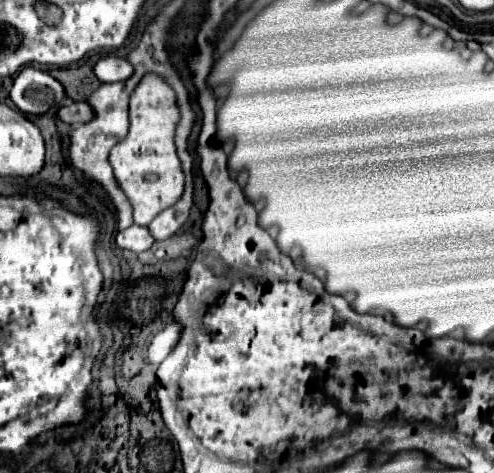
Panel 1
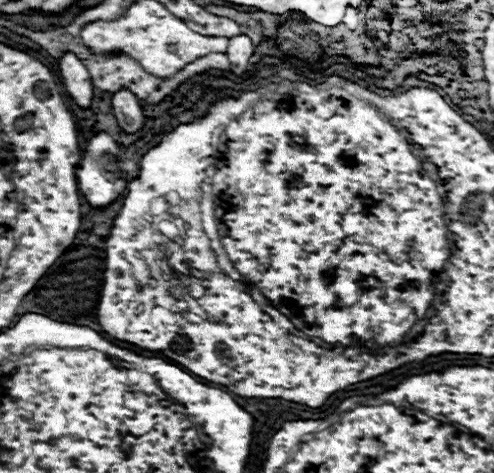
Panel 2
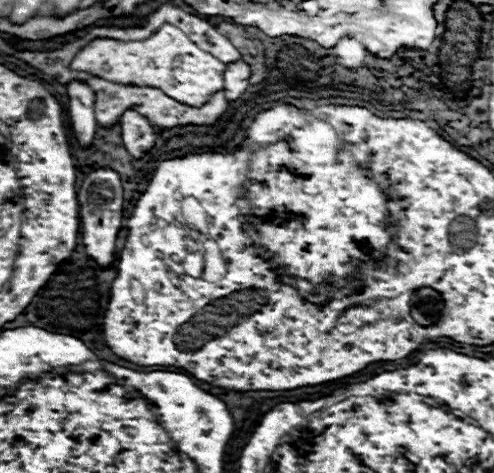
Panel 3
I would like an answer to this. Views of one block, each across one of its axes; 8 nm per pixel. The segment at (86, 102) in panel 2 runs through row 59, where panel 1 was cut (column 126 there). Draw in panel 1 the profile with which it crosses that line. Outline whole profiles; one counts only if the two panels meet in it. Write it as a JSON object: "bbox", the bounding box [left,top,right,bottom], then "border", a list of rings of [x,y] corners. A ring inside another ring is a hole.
{"bbox":[94,56,132,82],"border":[[[106,56],[100,58],[94,64],[94,74],[100,82],[118,82],[118,80],[126,80],[126,76],[130,76],[132,66],[118,56]]]}

